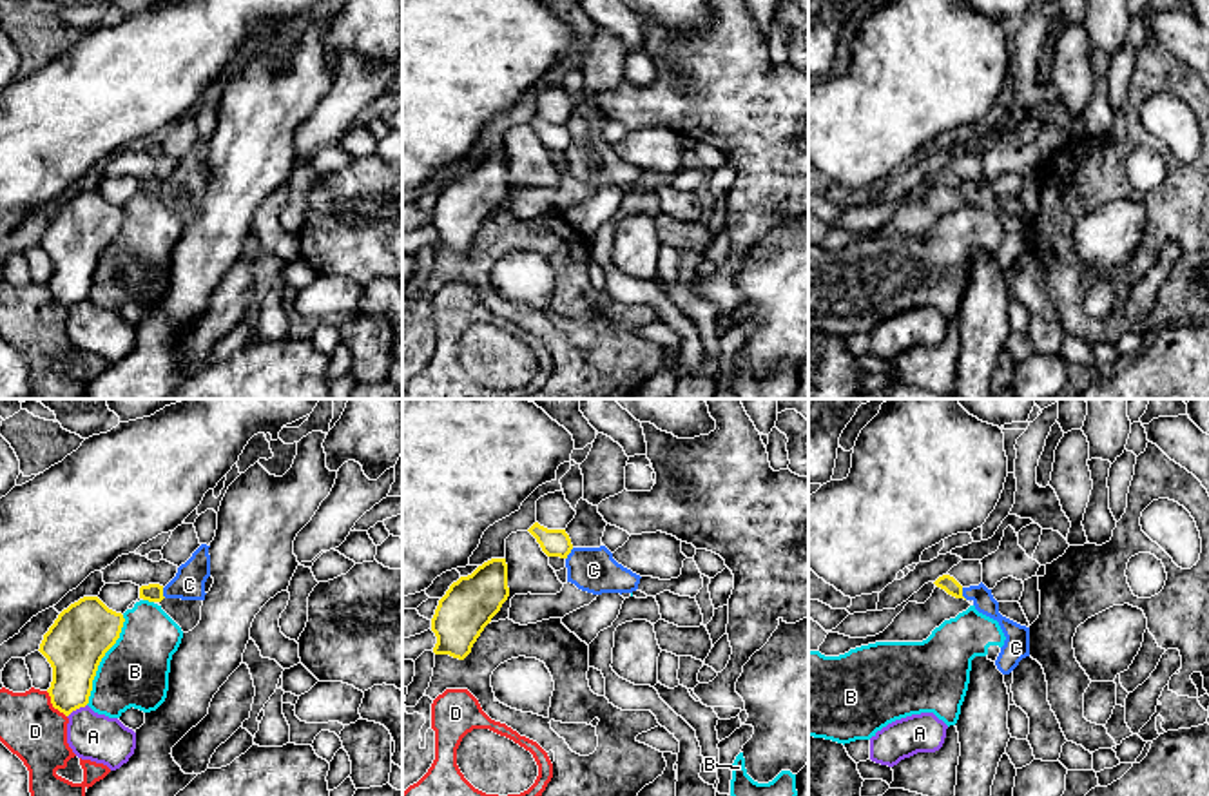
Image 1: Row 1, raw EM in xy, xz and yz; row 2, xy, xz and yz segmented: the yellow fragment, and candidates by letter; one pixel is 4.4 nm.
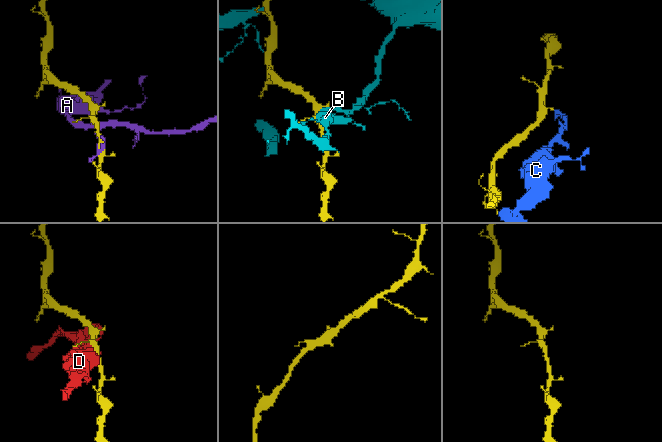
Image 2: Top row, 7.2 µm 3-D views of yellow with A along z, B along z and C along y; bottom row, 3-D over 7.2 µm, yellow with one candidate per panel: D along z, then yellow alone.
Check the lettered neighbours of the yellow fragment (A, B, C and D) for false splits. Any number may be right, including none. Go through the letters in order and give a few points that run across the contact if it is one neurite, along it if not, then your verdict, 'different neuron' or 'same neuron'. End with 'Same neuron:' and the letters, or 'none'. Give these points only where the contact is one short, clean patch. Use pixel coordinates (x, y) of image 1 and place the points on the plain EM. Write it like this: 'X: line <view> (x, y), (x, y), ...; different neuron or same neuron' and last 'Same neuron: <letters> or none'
A: different neuron
B: different neuron
C: line yz (961, 182), (967, 193); different neuron
D: different neuron
Same neuron: none

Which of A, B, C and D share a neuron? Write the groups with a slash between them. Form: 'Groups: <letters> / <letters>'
Groups: A / B / C / D

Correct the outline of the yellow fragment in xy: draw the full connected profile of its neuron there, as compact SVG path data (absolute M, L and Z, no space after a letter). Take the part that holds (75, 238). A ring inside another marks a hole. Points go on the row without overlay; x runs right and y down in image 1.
M83 190L58 209L38 243L53 261L47 286L54 303L69 310L89 297L98 259L123 216L98 190Z

